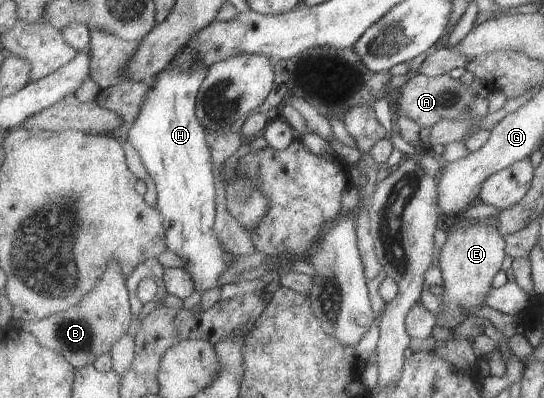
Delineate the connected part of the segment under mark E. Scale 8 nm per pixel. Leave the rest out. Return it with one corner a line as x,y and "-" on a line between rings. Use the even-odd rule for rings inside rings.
478,221
467,228
451,227
448,239
440,251
439,265
444,279
444,293
439,299
442,308
436,315
438,326
455,330
472,316
471,311
486,306
495,277
501,272
506,255
506,239
494,222

